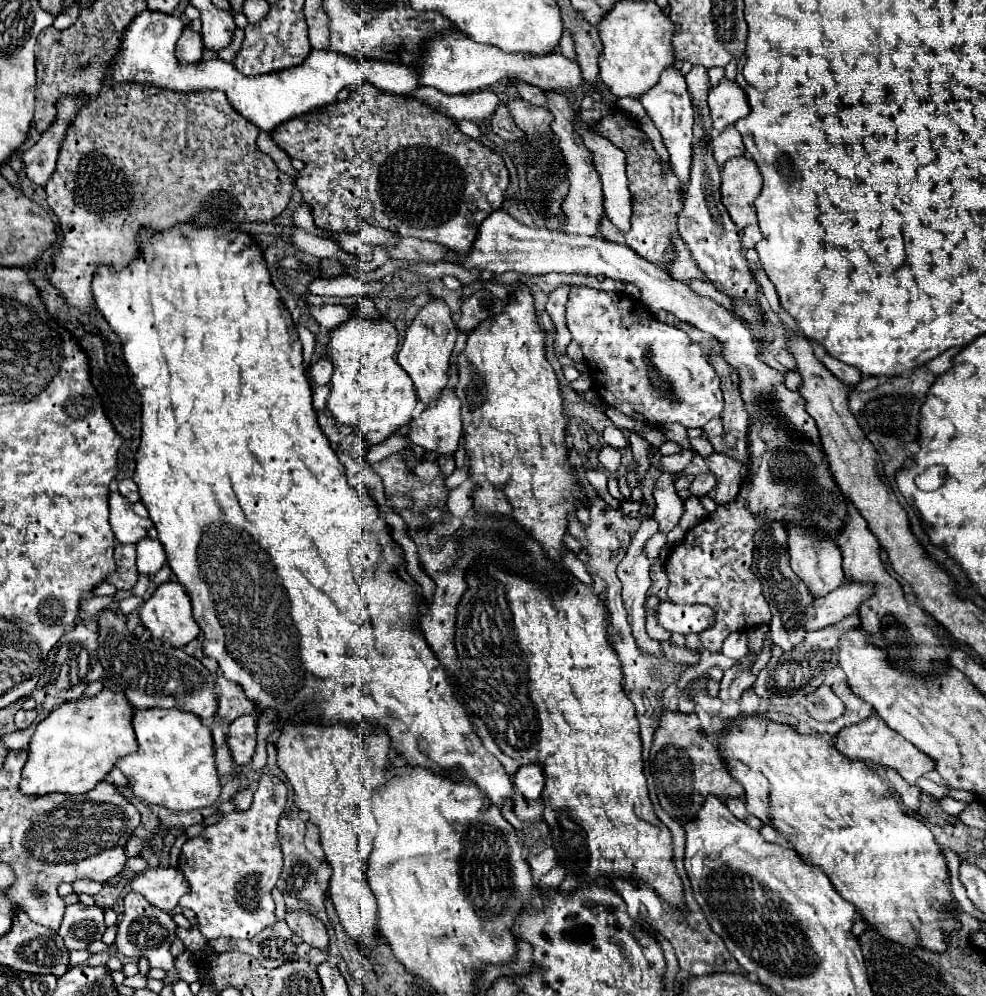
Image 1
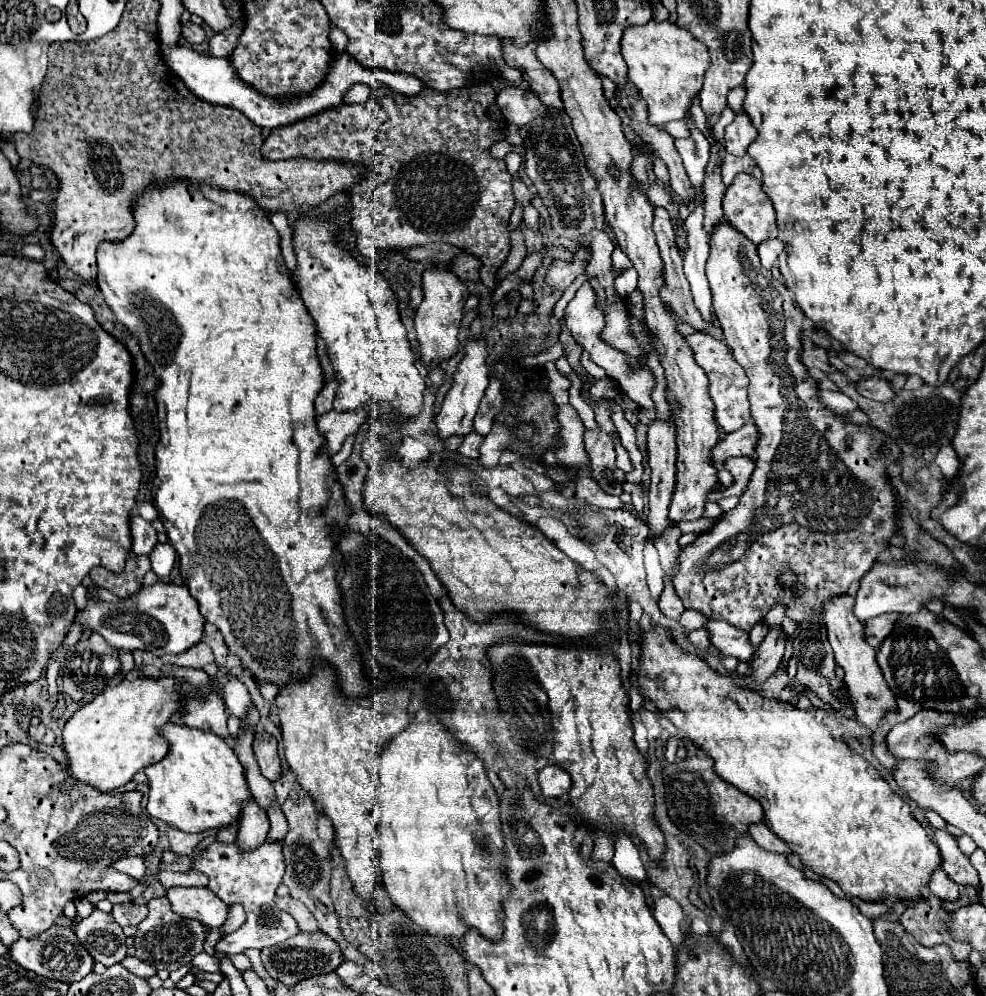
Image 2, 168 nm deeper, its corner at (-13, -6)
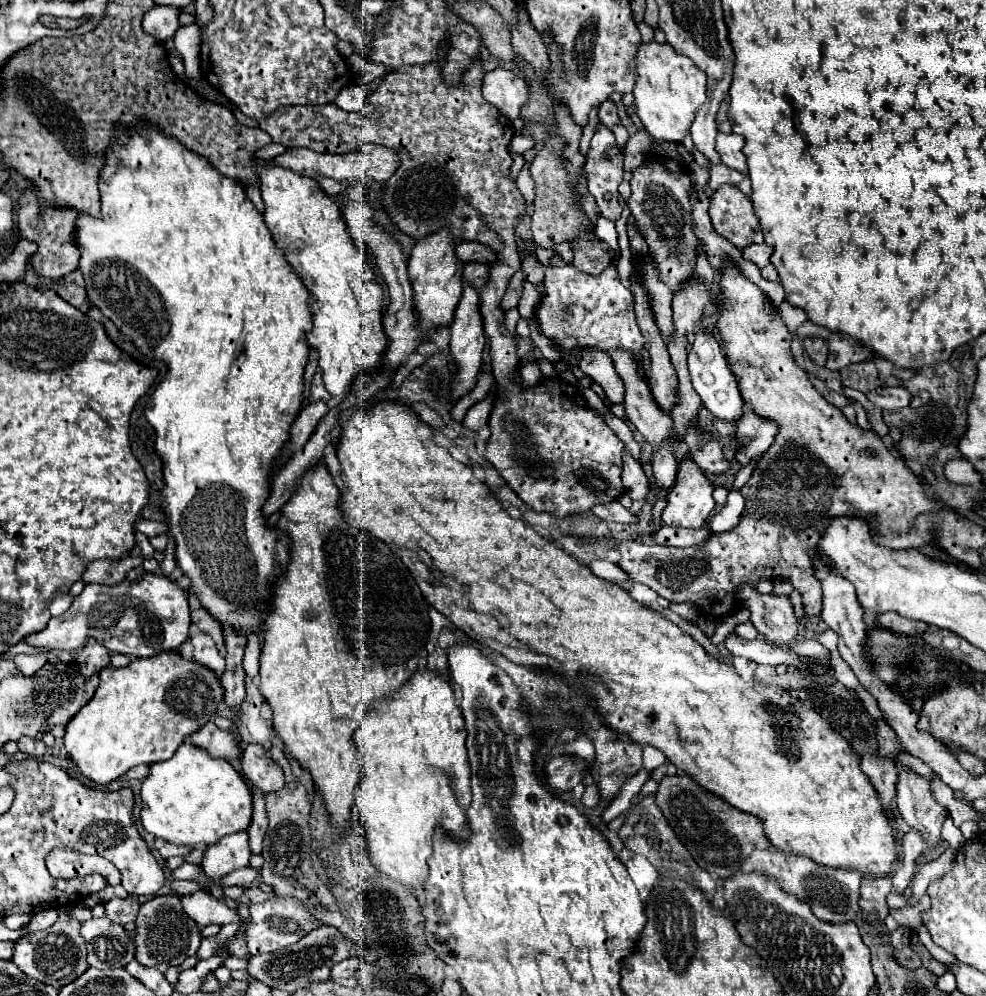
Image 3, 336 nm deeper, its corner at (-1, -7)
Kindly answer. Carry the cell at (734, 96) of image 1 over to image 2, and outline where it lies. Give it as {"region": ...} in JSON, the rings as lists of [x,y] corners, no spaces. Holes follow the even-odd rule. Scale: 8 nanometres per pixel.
{"region":[[[735,113],[735,119],[725,127],[725,149],[733,155],[745,155],[755,137],[757,129],[751,125],[747,113]]]}

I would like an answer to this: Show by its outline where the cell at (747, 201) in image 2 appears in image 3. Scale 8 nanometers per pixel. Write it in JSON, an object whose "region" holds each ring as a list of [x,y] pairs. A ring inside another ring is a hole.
{"region":[[[721,186],[721,190],[711,196],[709,216],[713,228],[739,250],[763,242],[763,232],[759,218],[753,212],[753,204],[737,186]]]}

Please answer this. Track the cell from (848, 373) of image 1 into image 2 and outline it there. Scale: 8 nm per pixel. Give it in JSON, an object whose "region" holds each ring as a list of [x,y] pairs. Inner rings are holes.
{"region":[[[863,377],[861,381],[857,381],[857,391],[873,401],[891,401],[895,391],[891,389],[891,383],[881,379],[881,377]]]}

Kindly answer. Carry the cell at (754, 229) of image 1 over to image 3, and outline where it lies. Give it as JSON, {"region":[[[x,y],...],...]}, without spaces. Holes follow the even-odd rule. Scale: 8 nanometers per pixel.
{"region":[[[751,244],[747,248],[743,248],[743,258],[755,262],[759,268],[769,264],[769,258],[773,254],[773,248],[767,244]]]}

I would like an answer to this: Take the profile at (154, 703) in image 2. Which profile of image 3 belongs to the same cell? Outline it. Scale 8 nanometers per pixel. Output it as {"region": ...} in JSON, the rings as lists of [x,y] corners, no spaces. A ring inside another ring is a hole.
{"region":[[[169,650],[169,652],[161,652],[157,656],[151,656],[151,658],[135,658],[131,660],[129,666],[123,666],[123,668],[115,668],[115,666],[107,666],[105,670],[99,672],[99,678],[101,678],[101,684],[93,696],[93,700],[79,710],[79,714],[69,722],[69,726],[65,728],[65,748],[71,756],[71,760],[77,764],[77,768],[89,776],[91,780],[95,780],[97,784],[109,784],[111,780],[117,780],[119,776],[123,776],[127,770],[131,770],[133,766],[139,766],[139,764],[155,764],[155,762],[163,762],[163,760],[169,760],[175,750],[187,740],[187,736],[195,734],[201,726],[205,726],[207,722],[213,720],[213,716],[217,714],[217,706],[223,702],[223,686],[221,686],[221,680],[219,676],[209,670],[207,666],[195,662],[195,660],[187,660],[183,658],[177,650]]]}

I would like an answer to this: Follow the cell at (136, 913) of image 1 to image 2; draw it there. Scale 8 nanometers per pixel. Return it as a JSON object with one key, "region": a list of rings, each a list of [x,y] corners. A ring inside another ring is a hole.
{"region":[[[165,897],[151,899],[147,903],[147,909],[149,909],[149,913],[139,923],[137,933],[133,937],[135,957],[153,965],[155,969],[167,969],[167,971],[175,971],[179,967],[189,965],[191,959],[203,951],[205,927],[195,919],[183,919],[177,913],[173,913],[171,905],[169,905],[169,901],[165,901]]]}

